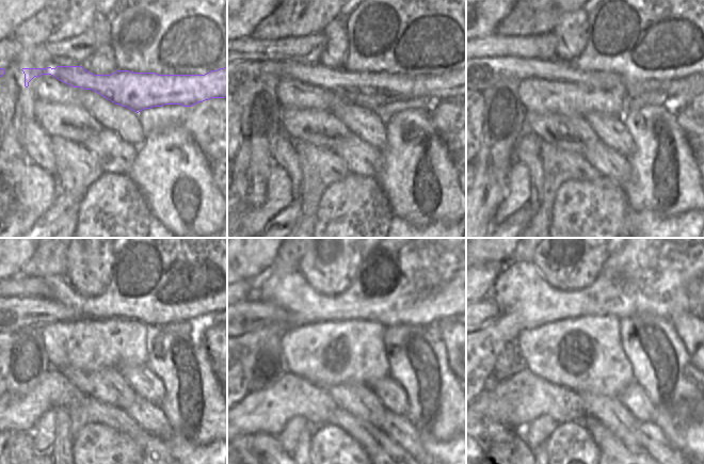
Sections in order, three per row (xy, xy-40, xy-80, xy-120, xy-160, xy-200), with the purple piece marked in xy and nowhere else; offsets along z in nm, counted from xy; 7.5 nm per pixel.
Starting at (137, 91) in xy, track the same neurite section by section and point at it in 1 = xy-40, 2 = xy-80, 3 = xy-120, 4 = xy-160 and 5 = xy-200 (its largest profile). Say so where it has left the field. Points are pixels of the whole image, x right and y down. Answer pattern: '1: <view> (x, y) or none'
1: xy-40 (386, 88)
2: xy-80 (683, 88)
3: xy-120 (10, 320)
4: xy-160 (249, 320)
5: xy-200 (488, 316)

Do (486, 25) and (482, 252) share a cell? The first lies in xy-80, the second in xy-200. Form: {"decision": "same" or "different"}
{"decision": "same"}

